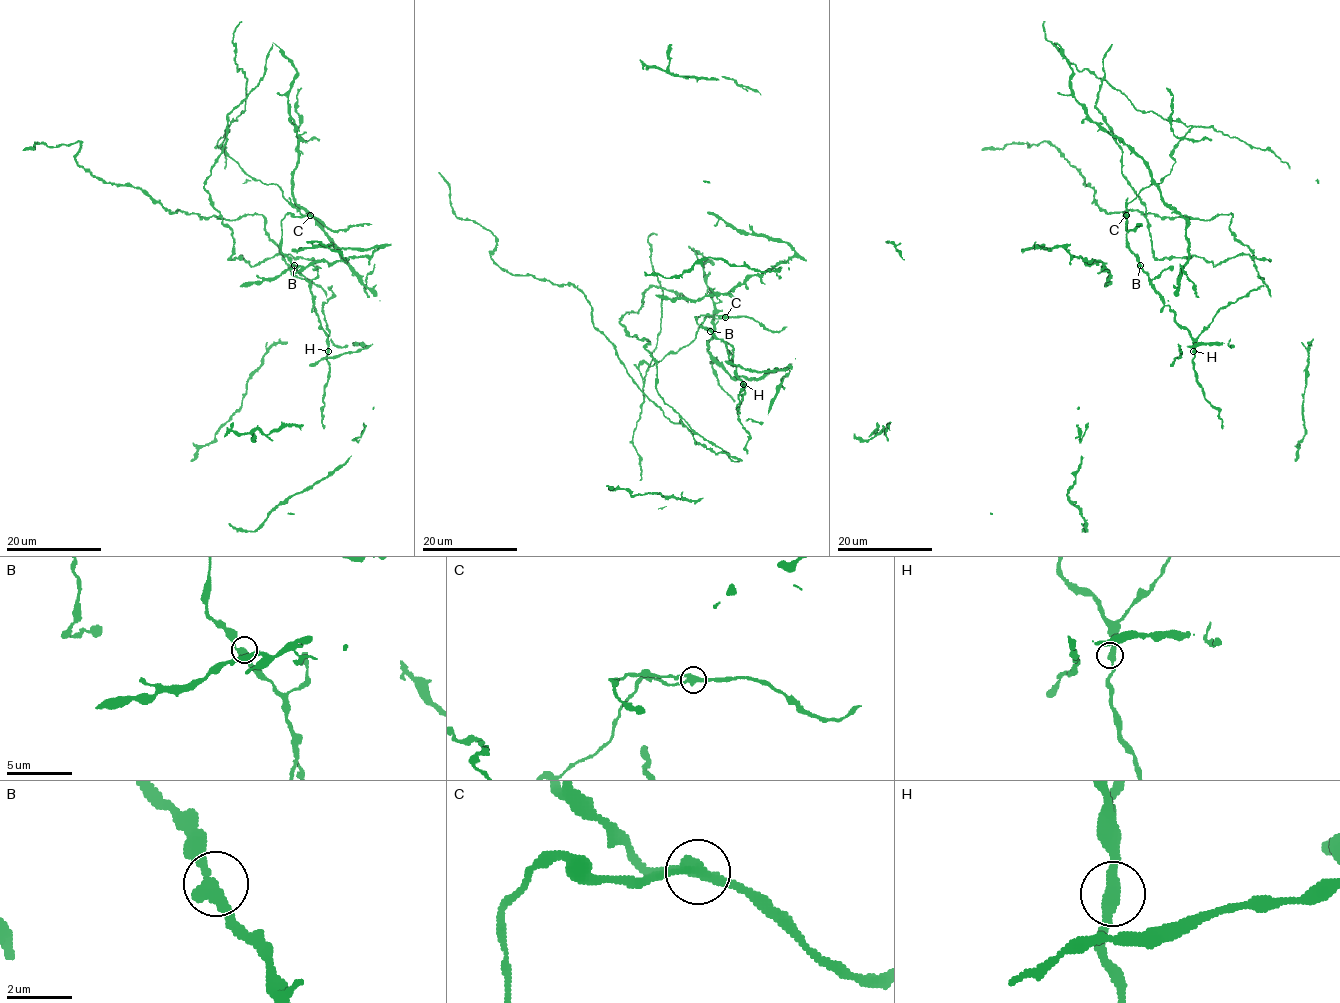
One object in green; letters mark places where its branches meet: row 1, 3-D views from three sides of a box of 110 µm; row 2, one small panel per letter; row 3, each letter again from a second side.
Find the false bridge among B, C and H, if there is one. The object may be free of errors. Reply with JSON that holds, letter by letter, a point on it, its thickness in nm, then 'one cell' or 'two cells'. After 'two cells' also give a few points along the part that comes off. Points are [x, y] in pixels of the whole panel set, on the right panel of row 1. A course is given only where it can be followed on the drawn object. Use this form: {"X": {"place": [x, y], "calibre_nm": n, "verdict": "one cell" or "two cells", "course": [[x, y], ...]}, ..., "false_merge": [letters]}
{"B": {"place": [1140, 265], "calibre_nm": 400, "verdict": "one cell"}, "C": {"place": [1126, 215], "calibre_nm": 360, "verdict": "two cells", "course": [[1126, 216], [1126, 205], [1170, 172], [1189, 128], [1137, 109], [1079, 71], [1048, 41], [1045, 21]]}, "H": {"place": [1193, 351], "calibre_nm": 360, "verdict": "one cell"}, "false_merge": ["C"]}

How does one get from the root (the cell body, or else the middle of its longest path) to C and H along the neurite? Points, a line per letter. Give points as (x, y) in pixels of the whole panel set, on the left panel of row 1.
C: (294, 267), (281, 251), (281, 219), (290, 213), (310, 216)
H: (294, 267), (309, 284), (320, 326), (327, 335), (328, 351)

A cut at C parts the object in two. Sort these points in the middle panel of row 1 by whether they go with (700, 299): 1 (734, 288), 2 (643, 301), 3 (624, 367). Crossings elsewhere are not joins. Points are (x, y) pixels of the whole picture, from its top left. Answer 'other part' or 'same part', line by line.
1: same part
2: same part
3: same part

